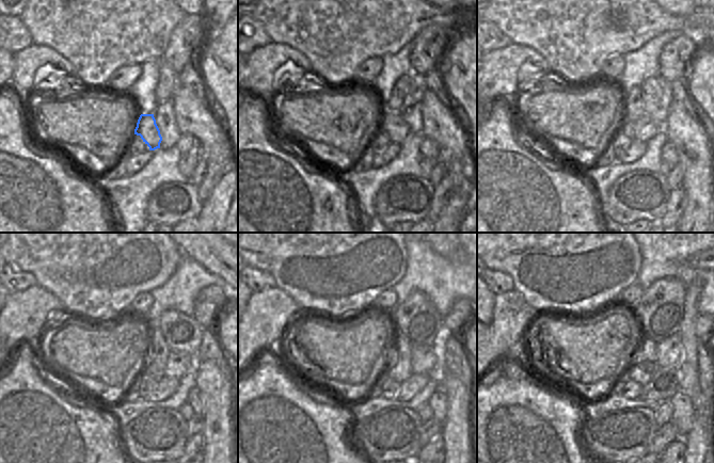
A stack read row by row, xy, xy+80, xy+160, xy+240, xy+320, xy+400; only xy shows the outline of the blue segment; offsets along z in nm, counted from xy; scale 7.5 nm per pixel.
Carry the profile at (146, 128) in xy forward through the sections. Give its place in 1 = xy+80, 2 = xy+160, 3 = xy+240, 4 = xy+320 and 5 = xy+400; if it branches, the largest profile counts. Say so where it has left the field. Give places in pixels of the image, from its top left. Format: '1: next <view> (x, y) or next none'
1: next xy+80 (392, 123)
2: next xy+160 (643, 129)
3: next xy+240 (178, 363)
4: next xy+320 (424, 360)
5: next xy+400 (668, 351)

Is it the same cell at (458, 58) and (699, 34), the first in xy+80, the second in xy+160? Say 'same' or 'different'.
different

